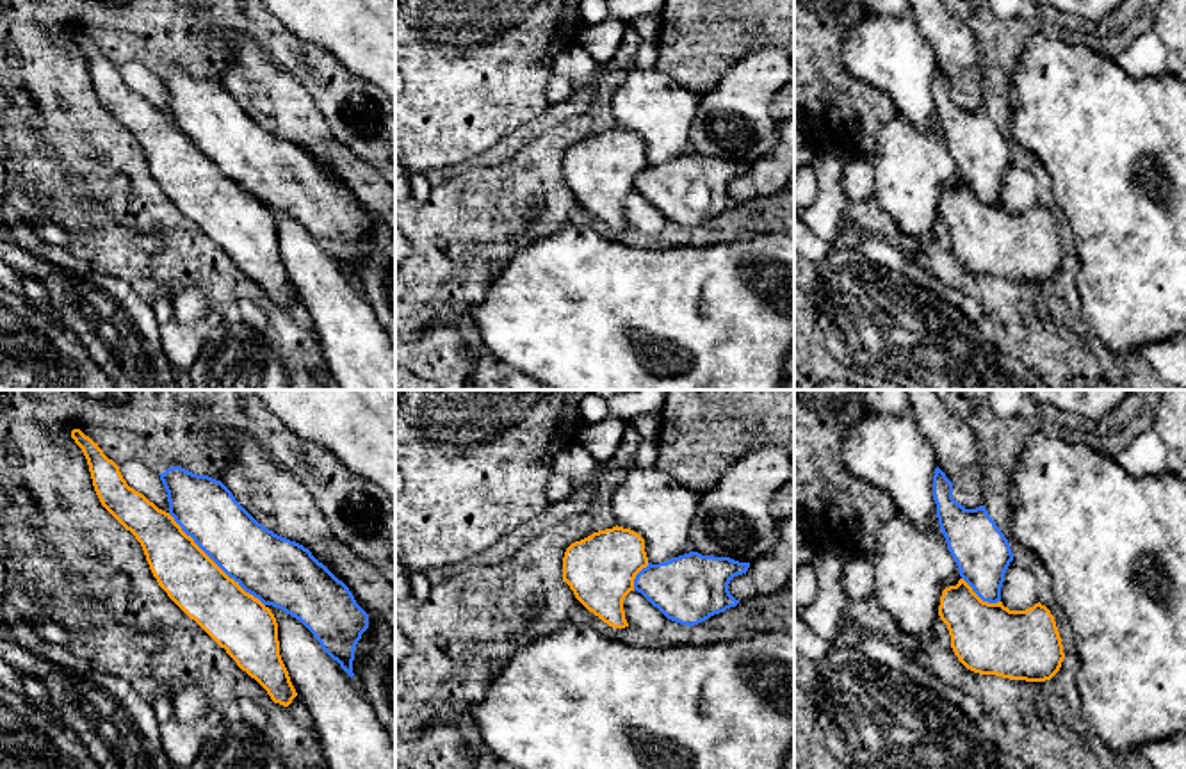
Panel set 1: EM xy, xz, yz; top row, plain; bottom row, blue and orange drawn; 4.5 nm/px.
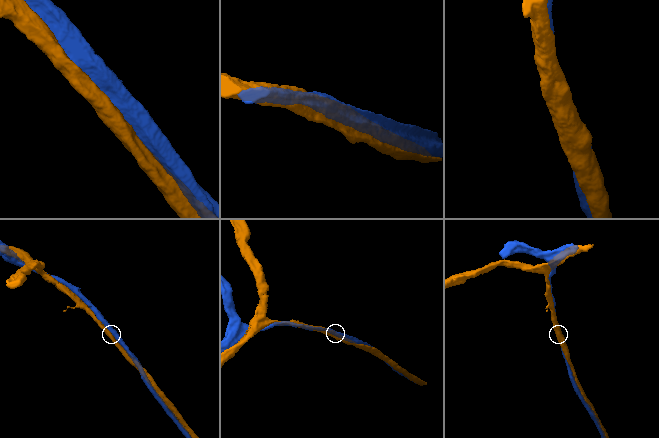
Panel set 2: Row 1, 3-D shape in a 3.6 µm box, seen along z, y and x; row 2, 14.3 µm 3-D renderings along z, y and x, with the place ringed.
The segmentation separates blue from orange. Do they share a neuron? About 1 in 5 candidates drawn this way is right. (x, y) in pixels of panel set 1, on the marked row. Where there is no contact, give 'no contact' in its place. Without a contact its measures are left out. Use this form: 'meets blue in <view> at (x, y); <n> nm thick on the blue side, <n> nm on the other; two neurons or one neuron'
meets blue in xy at (216, 563); 300 nm thick on the blue side, 260 nm on the other; two neurons

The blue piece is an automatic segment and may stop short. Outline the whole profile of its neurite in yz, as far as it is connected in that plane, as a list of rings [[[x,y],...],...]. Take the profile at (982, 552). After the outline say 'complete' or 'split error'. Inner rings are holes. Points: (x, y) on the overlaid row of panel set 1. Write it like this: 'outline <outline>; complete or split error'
outline [[[938,466],[933,475],[933,500],[960,577],[983,602],[1001,602],[1004,573],[1013,561],[1008,539],[985,506],[965,509],[953,498],[953,482]]]; complete

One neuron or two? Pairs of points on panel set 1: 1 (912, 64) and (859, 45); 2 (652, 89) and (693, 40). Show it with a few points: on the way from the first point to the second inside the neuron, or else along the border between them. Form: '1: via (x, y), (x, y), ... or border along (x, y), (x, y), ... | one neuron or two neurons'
1: via (900, 63), (893, 56), (871, 47) | one neuron
2: border along (654, 68), (700, 97) | two neurons

